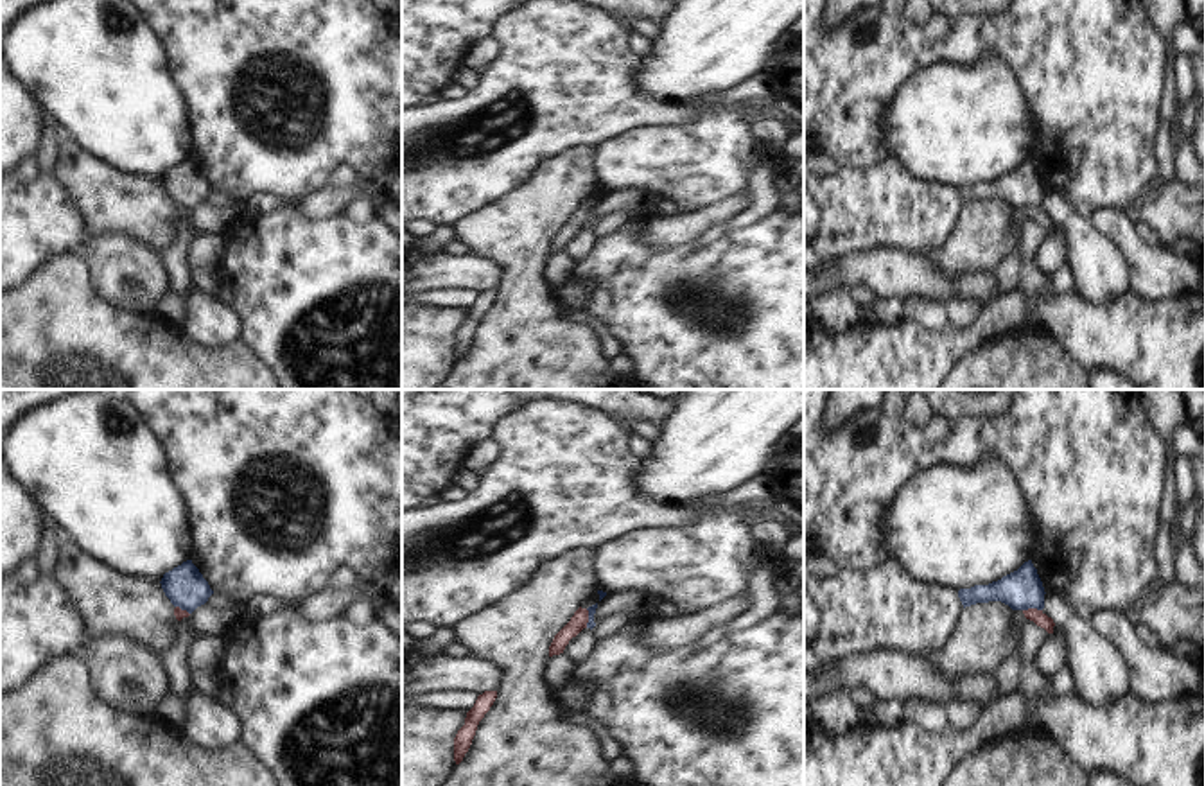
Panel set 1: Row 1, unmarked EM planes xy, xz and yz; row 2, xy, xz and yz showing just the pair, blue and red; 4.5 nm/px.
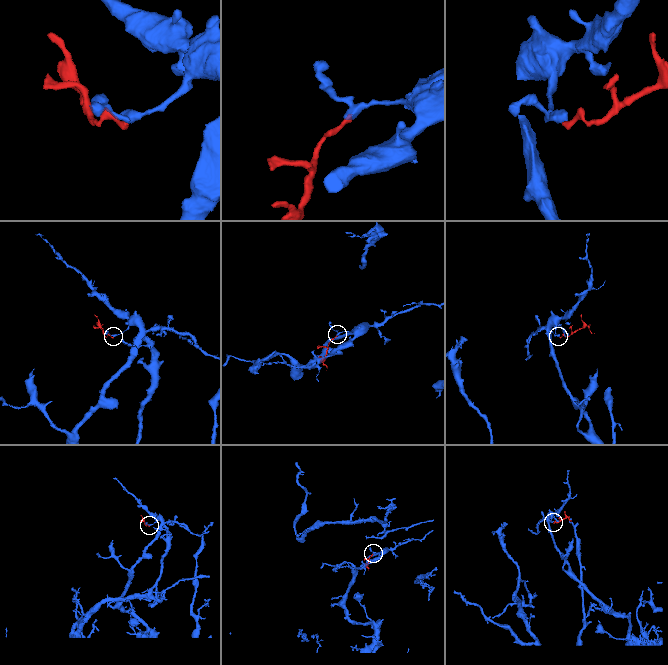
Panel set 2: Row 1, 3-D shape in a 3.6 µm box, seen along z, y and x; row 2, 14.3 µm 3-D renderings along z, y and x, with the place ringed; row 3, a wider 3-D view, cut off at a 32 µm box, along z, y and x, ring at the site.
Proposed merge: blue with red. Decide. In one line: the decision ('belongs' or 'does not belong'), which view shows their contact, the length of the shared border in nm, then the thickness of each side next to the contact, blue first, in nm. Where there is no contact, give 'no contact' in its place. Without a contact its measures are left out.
does not belong | yz | 90 nm | 180/70 nm

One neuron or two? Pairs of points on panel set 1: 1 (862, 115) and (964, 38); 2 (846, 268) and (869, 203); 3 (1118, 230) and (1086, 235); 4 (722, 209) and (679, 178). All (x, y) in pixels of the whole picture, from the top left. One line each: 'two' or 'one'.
1: one
2: two
3: two
4: two

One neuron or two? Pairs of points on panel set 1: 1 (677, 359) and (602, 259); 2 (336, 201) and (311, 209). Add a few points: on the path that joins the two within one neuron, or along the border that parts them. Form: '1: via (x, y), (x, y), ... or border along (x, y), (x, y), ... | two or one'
1: via (677, 334), (627, 284) | one
2: via (331, 201), (316, 205) | one

